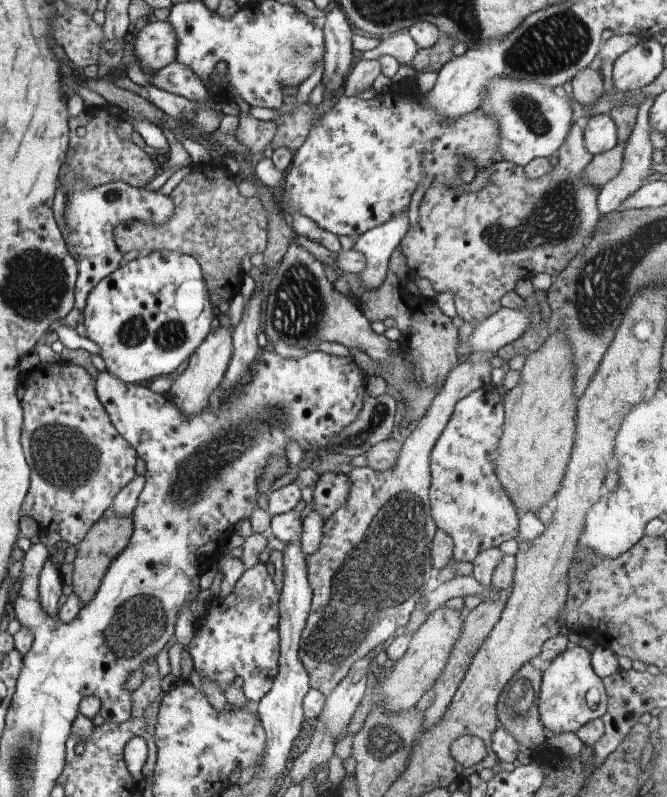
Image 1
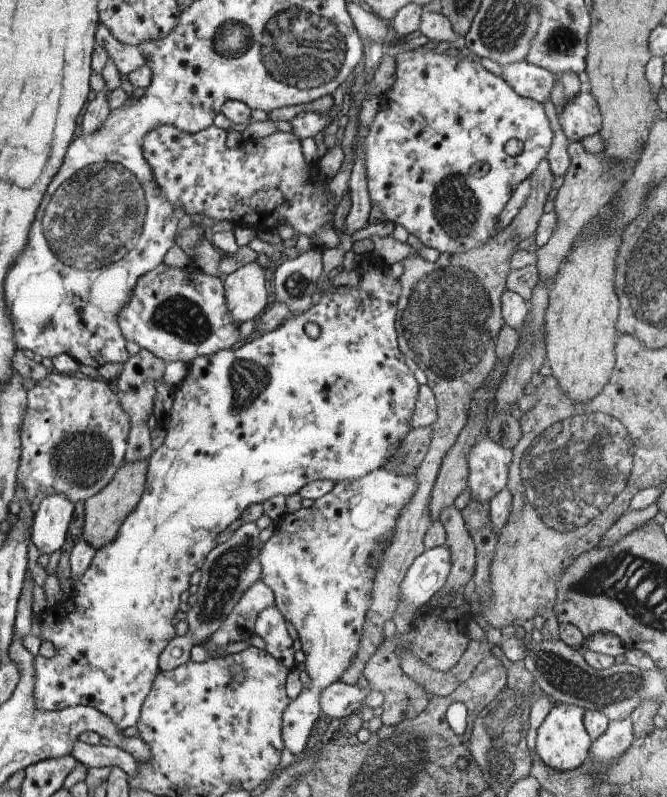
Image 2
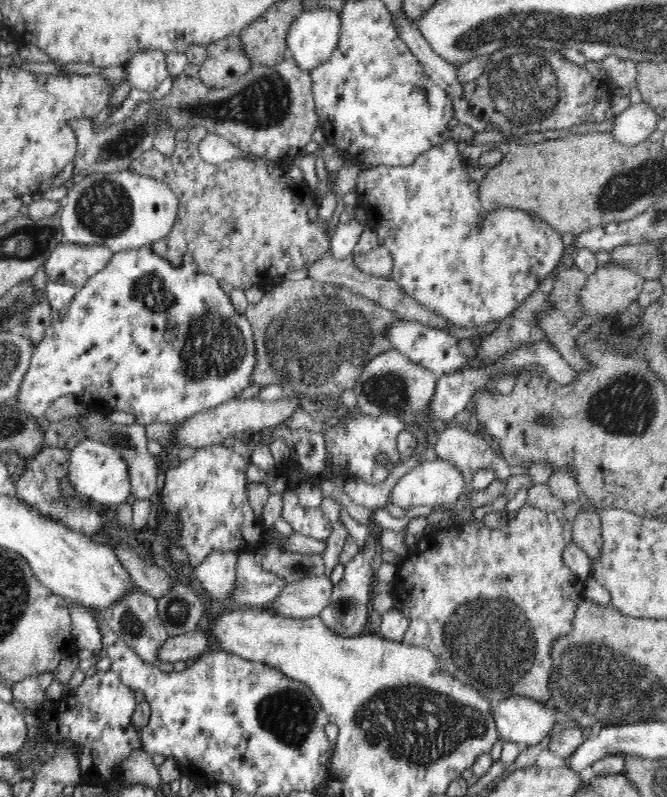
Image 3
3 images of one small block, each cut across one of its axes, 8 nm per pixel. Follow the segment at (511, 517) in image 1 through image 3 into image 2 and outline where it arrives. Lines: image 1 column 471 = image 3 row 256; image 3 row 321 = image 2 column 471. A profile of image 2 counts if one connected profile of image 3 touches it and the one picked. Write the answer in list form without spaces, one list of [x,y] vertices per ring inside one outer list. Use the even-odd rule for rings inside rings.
[[[488,436],[477,440],[468,452],[468,490],[471,500],[488,503],[506,489],[513,450],[496,444]]]

